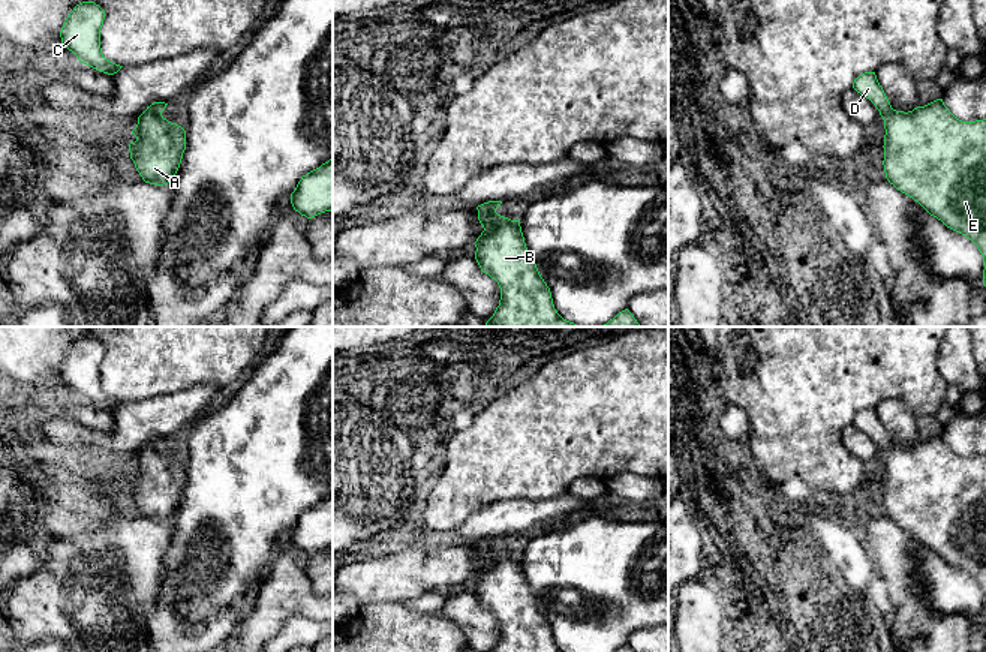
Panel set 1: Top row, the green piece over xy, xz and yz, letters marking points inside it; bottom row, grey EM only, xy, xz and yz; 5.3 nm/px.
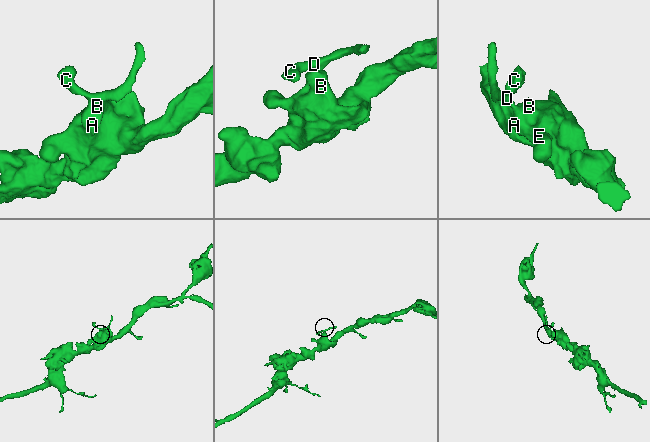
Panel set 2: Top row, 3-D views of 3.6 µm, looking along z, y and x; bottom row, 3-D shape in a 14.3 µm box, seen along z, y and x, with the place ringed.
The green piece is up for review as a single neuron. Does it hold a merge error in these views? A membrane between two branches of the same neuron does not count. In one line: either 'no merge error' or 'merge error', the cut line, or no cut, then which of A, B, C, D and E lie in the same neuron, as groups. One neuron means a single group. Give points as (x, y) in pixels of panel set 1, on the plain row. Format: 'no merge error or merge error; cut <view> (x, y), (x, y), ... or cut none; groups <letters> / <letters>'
no merge error; cut none; groups A B C D E

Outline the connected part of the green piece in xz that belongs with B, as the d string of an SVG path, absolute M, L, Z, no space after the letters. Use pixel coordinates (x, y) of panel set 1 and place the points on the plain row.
M489 537L477 543L484 567L474 579L481 607L500 624L493 652L560 652L550 624L526 583L520 556L497 550L500 540L502 537Z

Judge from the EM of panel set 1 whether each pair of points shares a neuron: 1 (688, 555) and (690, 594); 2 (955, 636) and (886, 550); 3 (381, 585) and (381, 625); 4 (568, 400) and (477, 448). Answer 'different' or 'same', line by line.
1: different
2: same
3: different
4: same

